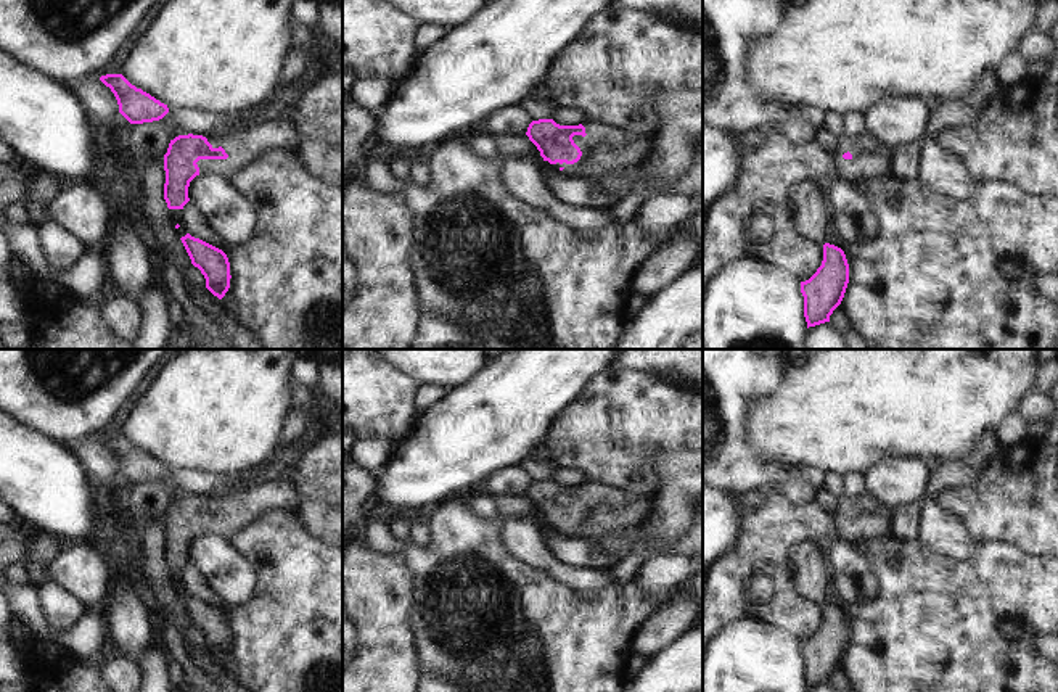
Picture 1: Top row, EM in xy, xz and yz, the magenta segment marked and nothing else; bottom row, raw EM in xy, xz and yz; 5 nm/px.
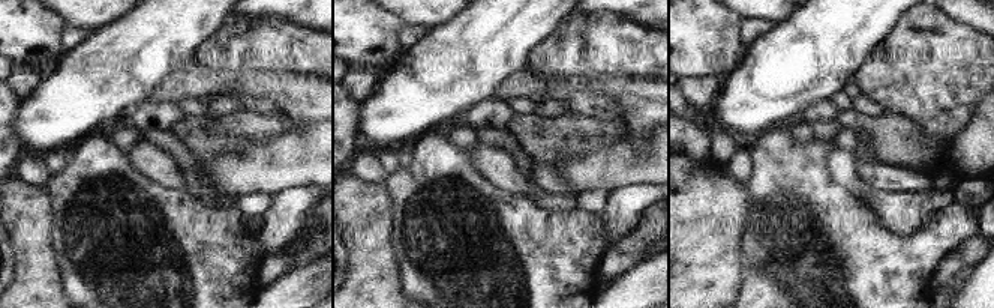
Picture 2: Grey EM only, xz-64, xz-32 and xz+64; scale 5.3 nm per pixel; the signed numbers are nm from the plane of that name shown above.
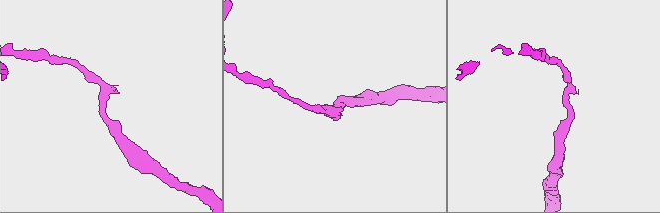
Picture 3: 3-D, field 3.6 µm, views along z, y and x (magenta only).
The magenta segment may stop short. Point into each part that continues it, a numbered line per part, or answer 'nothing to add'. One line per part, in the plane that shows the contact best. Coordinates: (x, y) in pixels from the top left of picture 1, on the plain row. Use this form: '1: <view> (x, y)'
1: xz (605, 509)

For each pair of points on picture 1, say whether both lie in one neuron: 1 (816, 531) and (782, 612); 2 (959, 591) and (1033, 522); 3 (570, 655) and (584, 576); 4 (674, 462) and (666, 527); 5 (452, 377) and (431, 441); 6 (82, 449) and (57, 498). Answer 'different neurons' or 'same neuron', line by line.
1: same neuron
2: different neurons
3: different neurons
4: same neuron
5: different neurons
6: different neurons

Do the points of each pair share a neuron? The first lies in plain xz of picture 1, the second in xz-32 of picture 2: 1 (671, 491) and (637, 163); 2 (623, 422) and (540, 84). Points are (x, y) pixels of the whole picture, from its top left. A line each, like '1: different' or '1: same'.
1: different
2: different

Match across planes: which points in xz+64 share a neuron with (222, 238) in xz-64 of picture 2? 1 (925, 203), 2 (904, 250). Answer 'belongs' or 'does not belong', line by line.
1: does not belong
2: belongs

